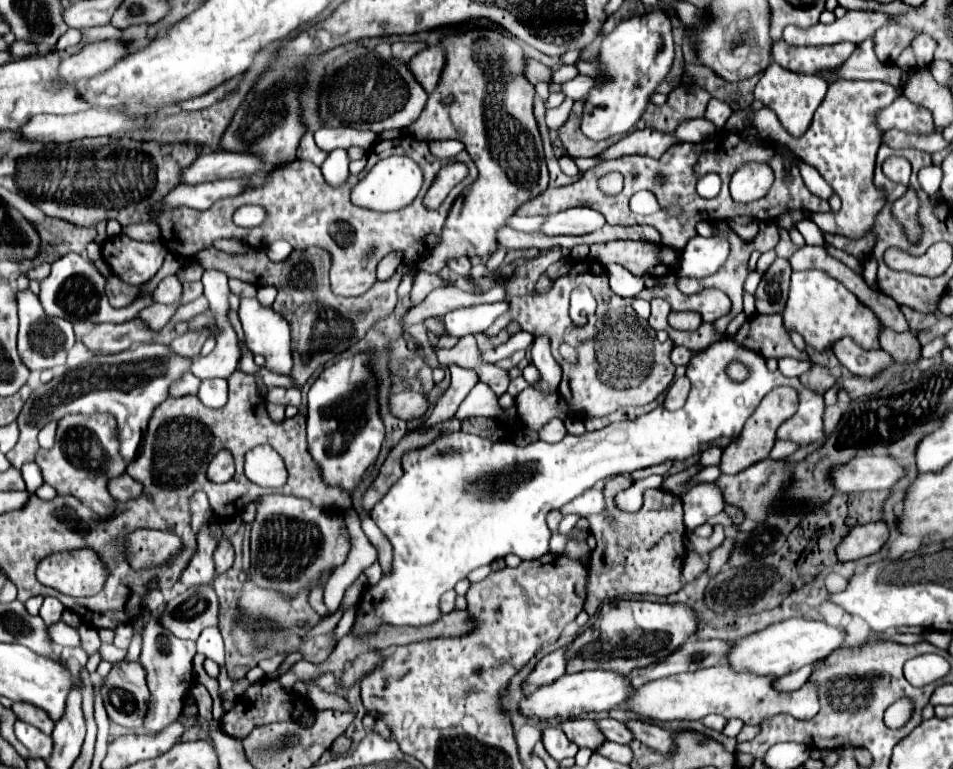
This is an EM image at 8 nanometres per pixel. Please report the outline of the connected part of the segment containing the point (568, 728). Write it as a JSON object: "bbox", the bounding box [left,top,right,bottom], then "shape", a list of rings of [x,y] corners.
{"bbox":[560,717,604,749],"shape":[[[572,717],[572,719],[564,719],[560,723],[560,729],[566,733],[566,737],[570,741],[574,741],[578,747],[588,747],[588,749],[596,749],[602,741],[604,735],[600,735],[600,731],[596,729],[592,719],[586,717]]]}

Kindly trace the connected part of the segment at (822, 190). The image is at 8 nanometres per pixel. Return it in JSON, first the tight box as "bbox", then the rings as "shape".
{"bbox":[799,161,833,200],"shape":[[[800,161],[799,170],[806,187],[811,193],[826,200],[832,196],[833,189],[823,180],[814,167]]]}

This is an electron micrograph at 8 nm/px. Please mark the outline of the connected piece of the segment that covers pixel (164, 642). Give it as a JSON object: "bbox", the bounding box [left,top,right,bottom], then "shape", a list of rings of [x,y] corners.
{"bbox":[140,617,196,733],"shape":[[[152,617],[152,621],[144,625],[142,639],[144,639],[144,645],[142,645],[140,665],[146,671],[146,681],[148,681],[148,689],[150,689],[144,729],[148,733],[158,733],[158,731],[166,729],[168,725],[172,725],[174,721],[178,721],[182,707],[184,707],[184,697],[196,681],[194,671],[192,671],[196,643],[176,639],[174,635],[168,635],[168,631],[160,631],[160,625],[156,625],[156,617]]]}

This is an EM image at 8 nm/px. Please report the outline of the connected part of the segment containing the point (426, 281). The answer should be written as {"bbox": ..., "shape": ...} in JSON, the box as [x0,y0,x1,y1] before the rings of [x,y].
{"bbox":[410,271,446,303],"shape":[[[418,271],[416,277],[414,277],[412,291],[410,291],[412,301],[414,301],[414,303],[422,303],[424,297],[426,297],[432,289],[436,289],[436,287],[444,287],[444,285],[446,285],[446,283],[444,283],[438,275],[430,275],[430,273]]]}

